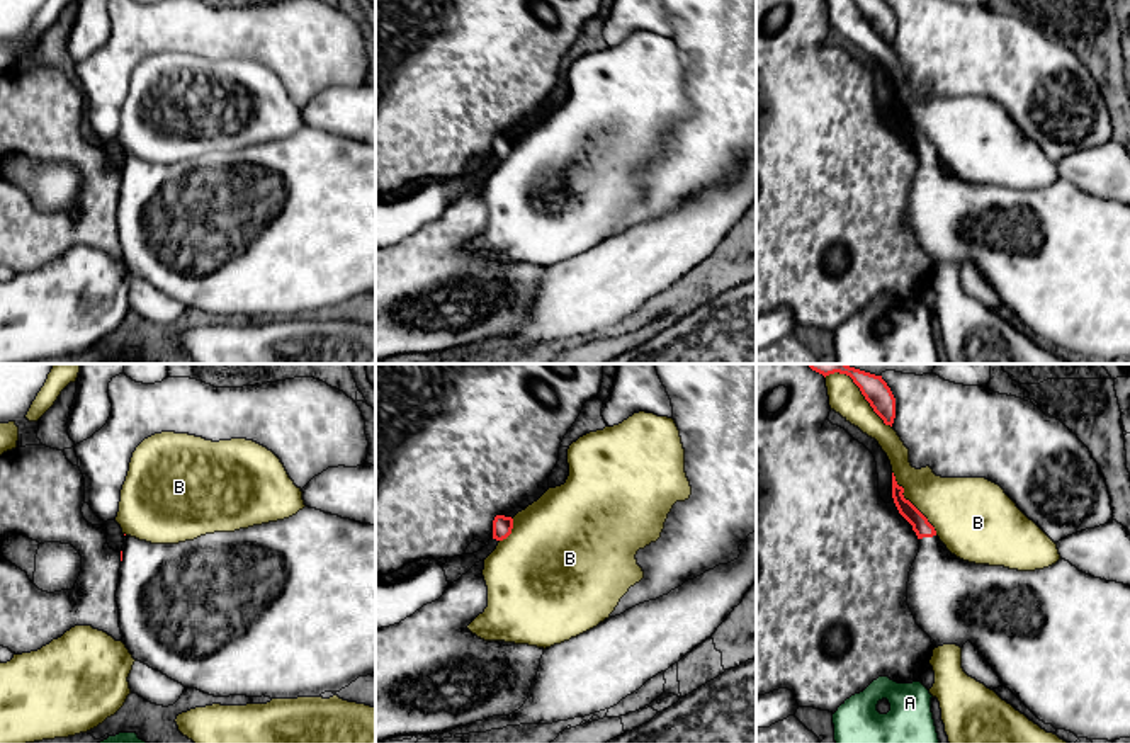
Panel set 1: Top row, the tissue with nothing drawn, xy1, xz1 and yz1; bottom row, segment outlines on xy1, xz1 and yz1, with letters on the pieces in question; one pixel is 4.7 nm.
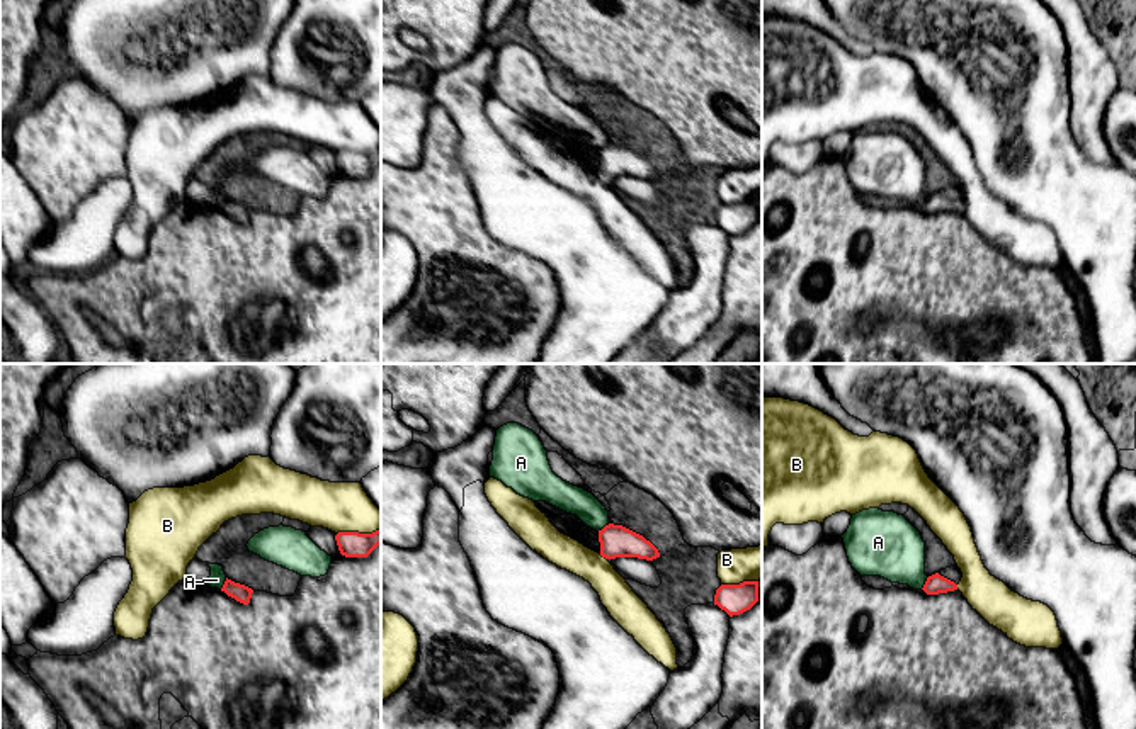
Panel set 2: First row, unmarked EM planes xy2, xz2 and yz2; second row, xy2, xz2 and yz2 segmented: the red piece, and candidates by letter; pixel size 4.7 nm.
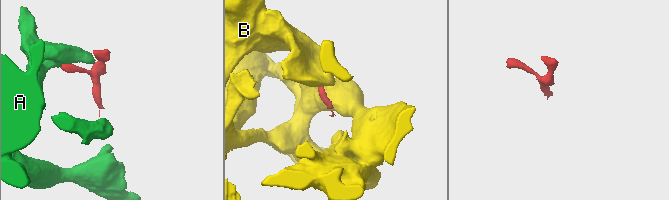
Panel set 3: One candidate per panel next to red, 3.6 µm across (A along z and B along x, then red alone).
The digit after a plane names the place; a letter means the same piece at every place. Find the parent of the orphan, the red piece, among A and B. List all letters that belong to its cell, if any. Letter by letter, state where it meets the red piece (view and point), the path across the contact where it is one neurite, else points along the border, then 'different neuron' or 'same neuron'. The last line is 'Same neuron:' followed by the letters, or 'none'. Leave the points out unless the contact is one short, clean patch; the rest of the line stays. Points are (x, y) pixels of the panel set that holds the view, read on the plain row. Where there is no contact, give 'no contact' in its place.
A: yz2 (925, 203) | along yz2 (929, 196), (920, 208) | different neuron
B: yz1 (911, 123) | different neuron
Same neuron: none

